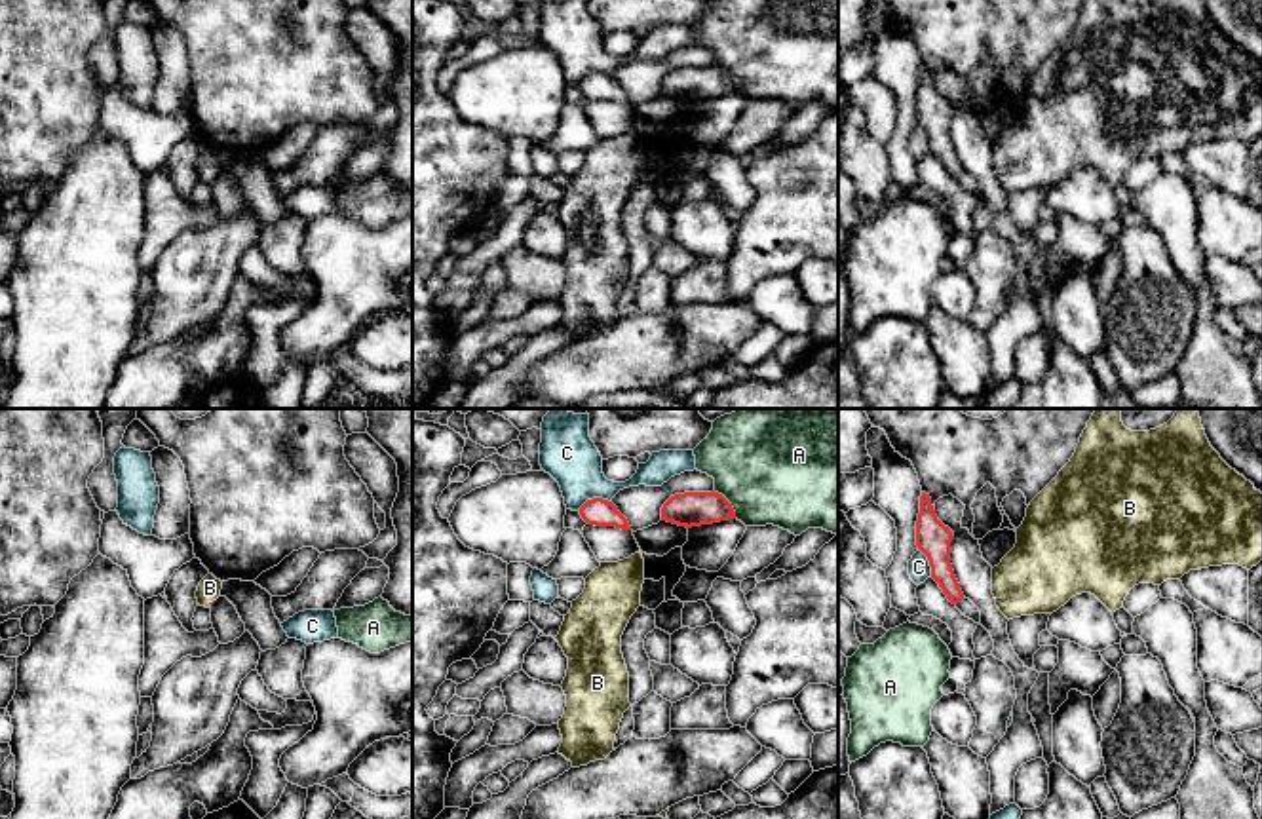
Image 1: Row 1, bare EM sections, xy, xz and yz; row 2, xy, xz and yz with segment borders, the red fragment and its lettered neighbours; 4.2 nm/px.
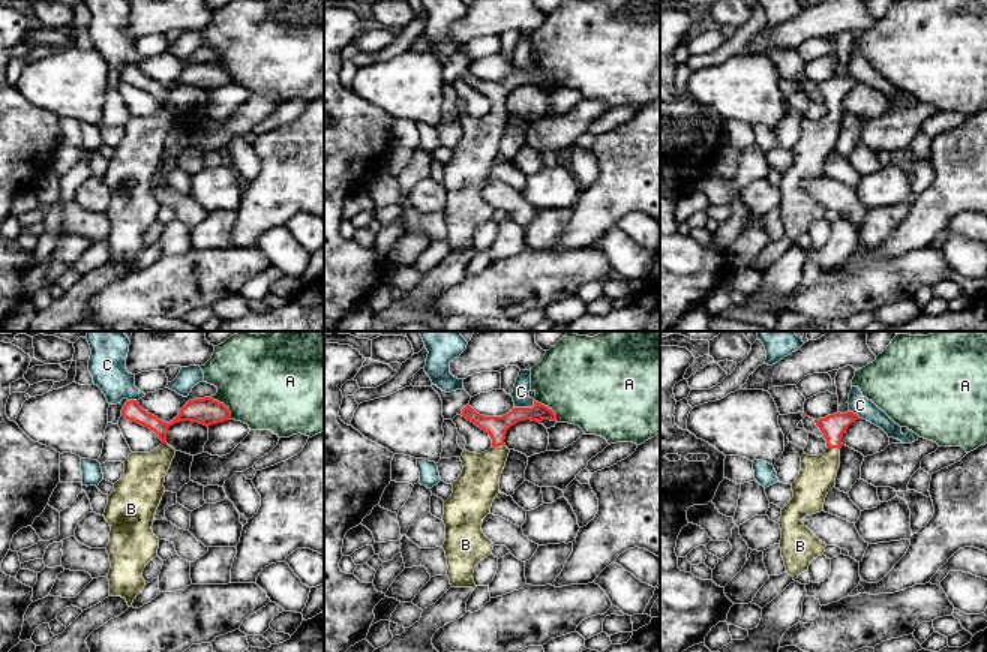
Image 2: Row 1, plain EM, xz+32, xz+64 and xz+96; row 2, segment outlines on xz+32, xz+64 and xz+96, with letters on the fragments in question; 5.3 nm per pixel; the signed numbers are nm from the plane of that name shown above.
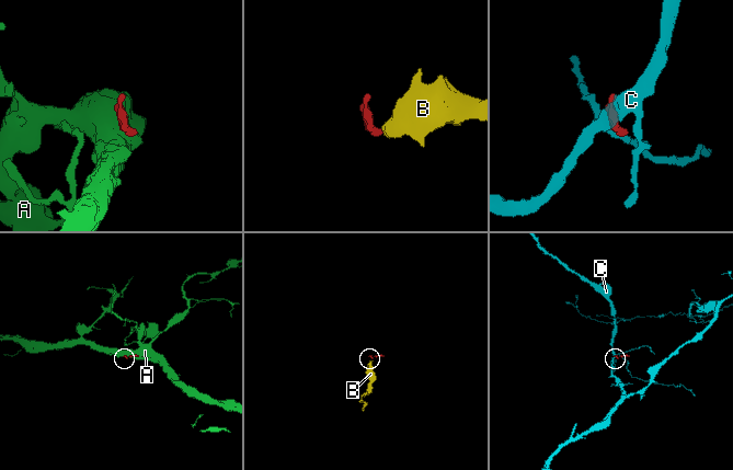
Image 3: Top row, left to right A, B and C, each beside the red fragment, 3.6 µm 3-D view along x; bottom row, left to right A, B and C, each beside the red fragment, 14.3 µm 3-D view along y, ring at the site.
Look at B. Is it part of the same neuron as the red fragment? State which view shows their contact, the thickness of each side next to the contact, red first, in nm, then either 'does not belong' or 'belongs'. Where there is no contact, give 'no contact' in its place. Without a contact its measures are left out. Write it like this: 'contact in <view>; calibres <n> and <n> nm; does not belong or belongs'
contact in xy; calibres 20 and 100 nm; belongs

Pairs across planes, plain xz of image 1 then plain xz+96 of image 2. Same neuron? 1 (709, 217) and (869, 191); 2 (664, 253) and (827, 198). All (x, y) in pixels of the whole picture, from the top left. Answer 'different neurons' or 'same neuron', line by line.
1: same neuron
2: same neuron

